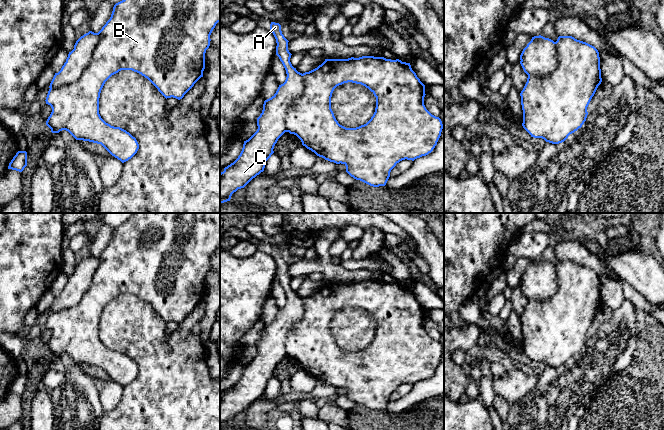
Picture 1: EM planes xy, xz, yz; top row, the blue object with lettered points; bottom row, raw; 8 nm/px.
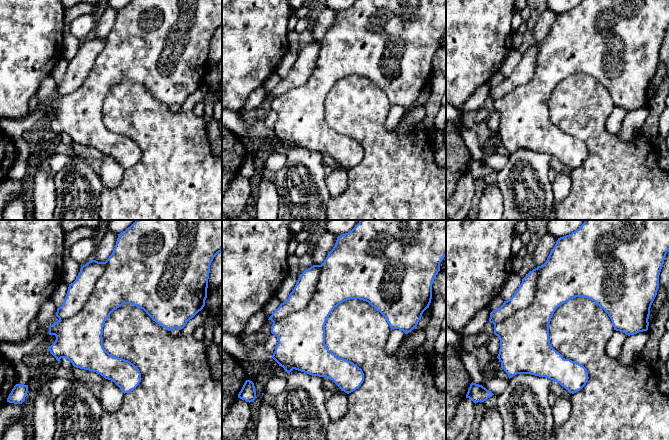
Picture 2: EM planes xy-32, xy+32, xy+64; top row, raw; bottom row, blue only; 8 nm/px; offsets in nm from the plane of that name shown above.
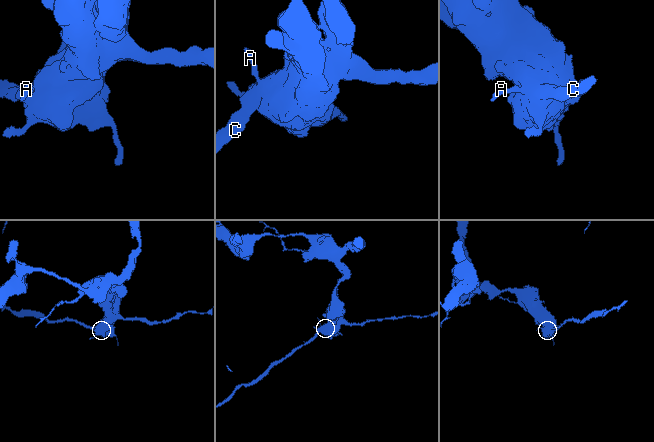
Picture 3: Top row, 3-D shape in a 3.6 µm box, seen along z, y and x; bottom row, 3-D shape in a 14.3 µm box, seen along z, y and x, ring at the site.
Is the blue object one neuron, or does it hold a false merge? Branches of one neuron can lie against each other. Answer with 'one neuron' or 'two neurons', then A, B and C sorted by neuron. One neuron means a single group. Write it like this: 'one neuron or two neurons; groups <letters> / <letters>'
two neurons; groups A C / B

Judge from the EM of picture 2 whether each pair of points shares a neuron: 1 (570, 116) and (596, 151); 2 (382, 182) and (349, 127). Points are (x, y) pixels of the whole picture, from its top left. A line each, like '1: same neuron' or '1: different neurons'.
1: same neuron
2: same neuron

